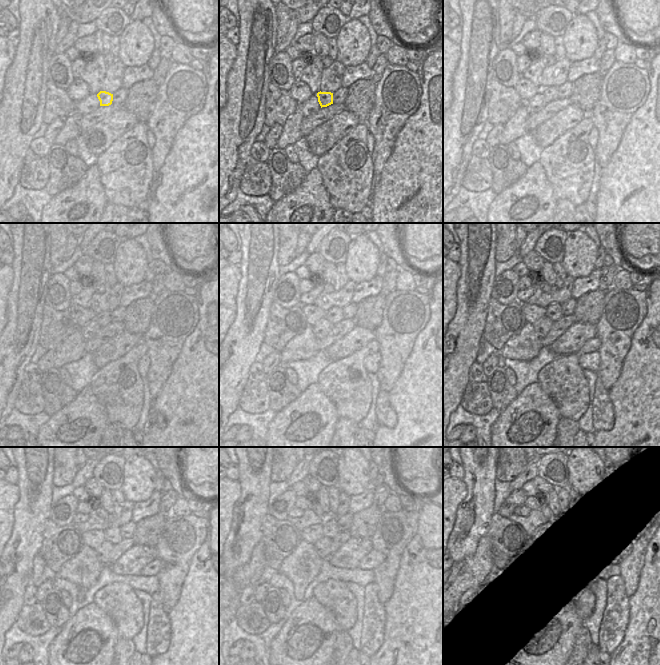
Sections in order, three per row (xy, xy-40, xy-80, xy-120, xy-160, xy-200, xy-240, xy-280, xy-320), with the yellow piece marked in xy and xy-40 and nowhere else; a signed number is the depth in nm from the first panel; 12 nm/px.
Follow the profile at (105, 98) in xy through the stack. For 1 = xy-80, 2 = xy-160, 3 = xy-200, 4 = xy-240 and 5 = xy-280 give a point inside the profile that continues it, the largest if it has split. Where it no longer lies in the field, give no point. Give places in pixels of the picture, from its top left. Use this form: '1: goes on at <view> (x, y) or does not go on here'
1: goes on at xy-80 (551, 93)
2: goes on at xy-160 (334, 315)
3: goes on at xy-200 (554, 311)
4: goes on at xy-240 (112, 534)
5: goes on at xy-280 (336, 534)

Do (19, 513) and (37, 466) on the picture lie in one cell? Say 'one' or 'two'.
one

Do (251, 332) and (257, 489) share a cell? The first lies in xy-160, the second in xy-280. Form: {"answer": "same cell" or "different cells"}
{"answer": "same cell"}

